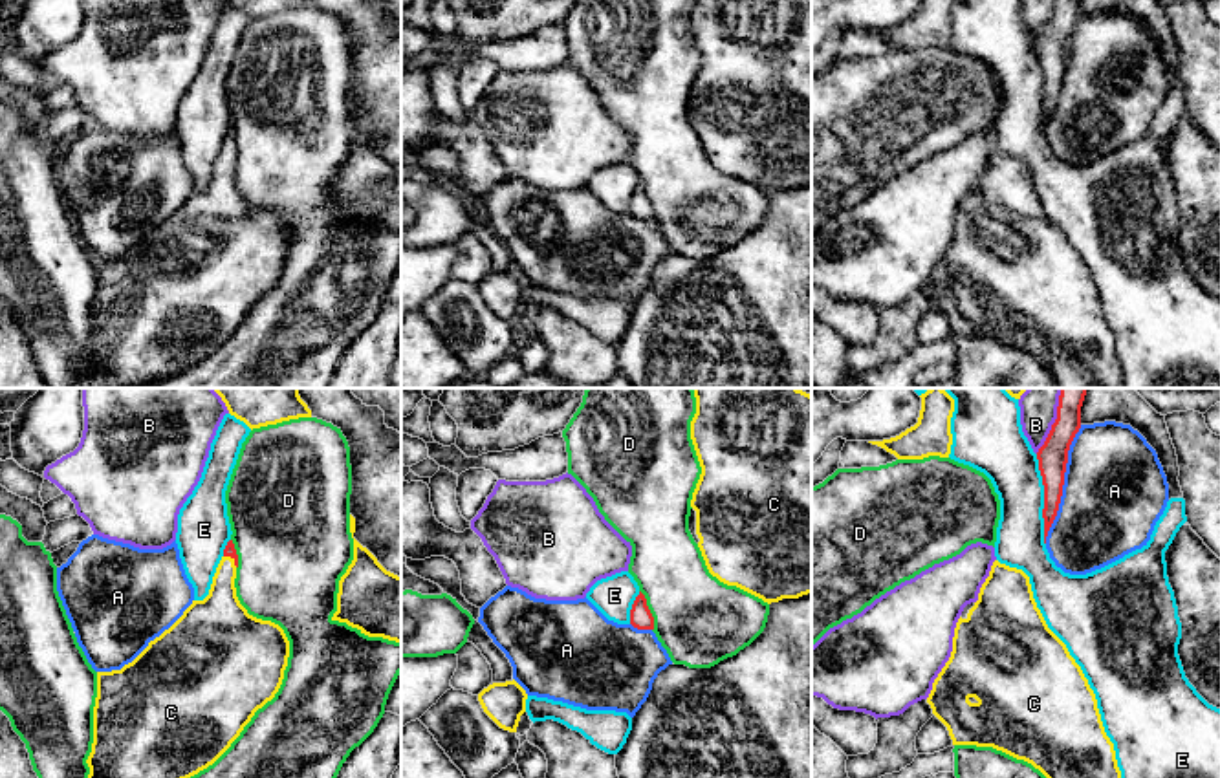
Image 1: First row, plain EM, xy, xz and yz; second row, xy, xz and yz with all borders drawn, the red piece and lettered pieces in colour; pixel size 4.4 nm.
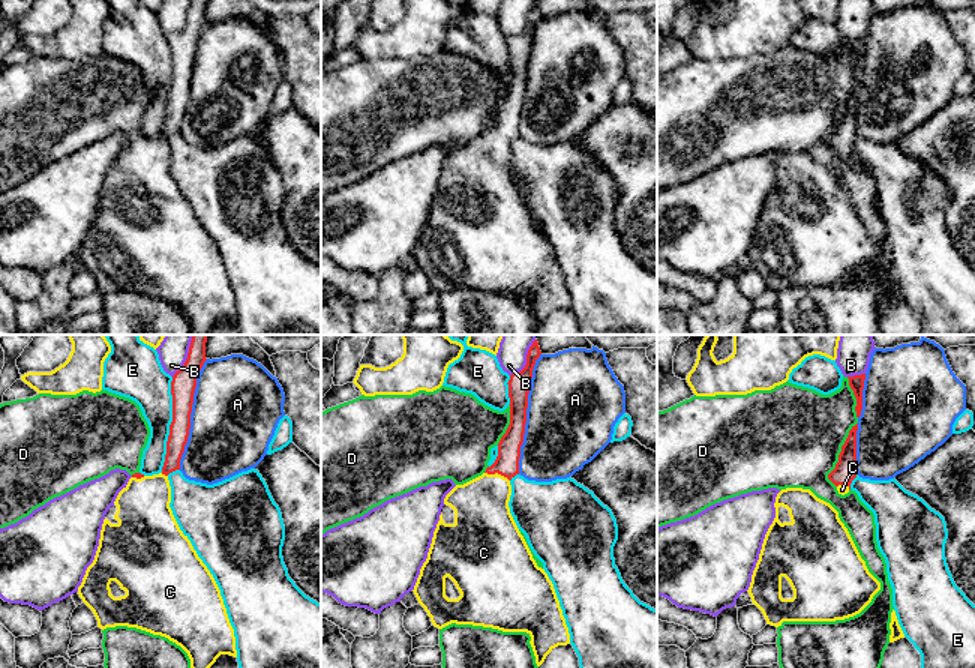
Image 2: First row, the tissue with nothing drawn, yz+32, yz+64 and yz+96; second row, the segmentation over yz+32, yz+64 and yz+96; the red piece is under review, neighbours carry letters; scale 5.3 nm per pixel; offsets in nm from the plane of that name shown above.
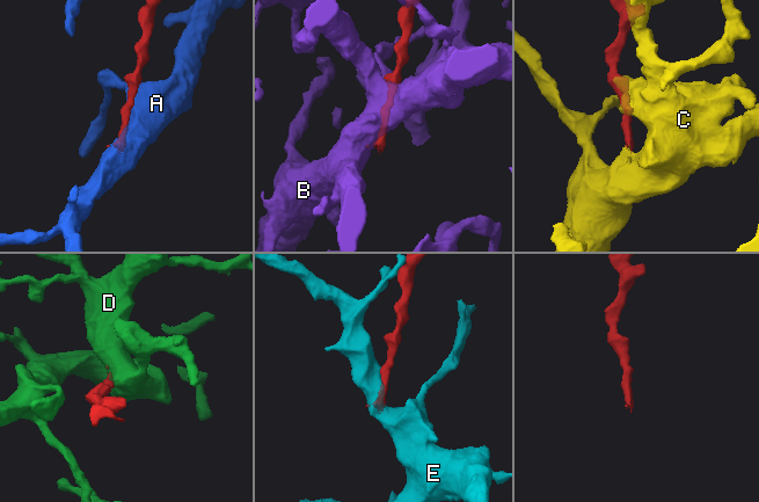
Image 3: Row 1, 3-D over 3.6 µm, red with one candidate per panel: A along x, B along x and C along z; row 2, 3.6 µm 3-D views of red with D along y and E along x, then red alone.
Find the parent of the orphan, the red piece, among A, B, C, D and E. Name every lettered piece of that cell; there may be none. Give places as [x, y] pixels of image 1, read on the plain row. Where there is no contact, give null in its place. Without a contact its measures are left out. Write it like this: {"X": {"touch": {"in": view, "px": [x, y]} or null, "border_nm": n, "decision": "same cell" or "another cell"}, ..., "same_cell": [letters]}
{"A": {"touch": {"in": "yz", "px": [1063, 74]}, "border_nm": 550, "decision": "another cell"}, "B": {"touch": {"in": "yz", "px": [1050, 22]}, "border_nm": 220, "decision": "another cell"}, "C": {"touch": {"in": "xy", "px": [231, 147]}, "border_nm": 80, "decision": "same cell"}, "D": {"touch": {"in": "xz", "px": [649, 200]}, "border_nm": 190, "decision": "another cell"}, "E": {"touch": {"in": "yz", "px": [1045, 90]}, "border_nm": 400, "decision": "another cell"}, "same_cell": ["C"]}

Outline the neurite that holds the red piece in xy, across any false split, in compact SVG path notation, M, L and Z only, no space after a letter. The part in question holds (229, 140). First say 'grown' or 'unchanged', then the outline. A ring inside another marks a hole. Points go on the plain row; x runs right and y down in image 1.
grown | M233 130L209 185L121 260L97 262L93 333L88 370L70 388L143 388L212 355L255 302L278 282L289 247L284 220L247 203L236 187L238 145Z

